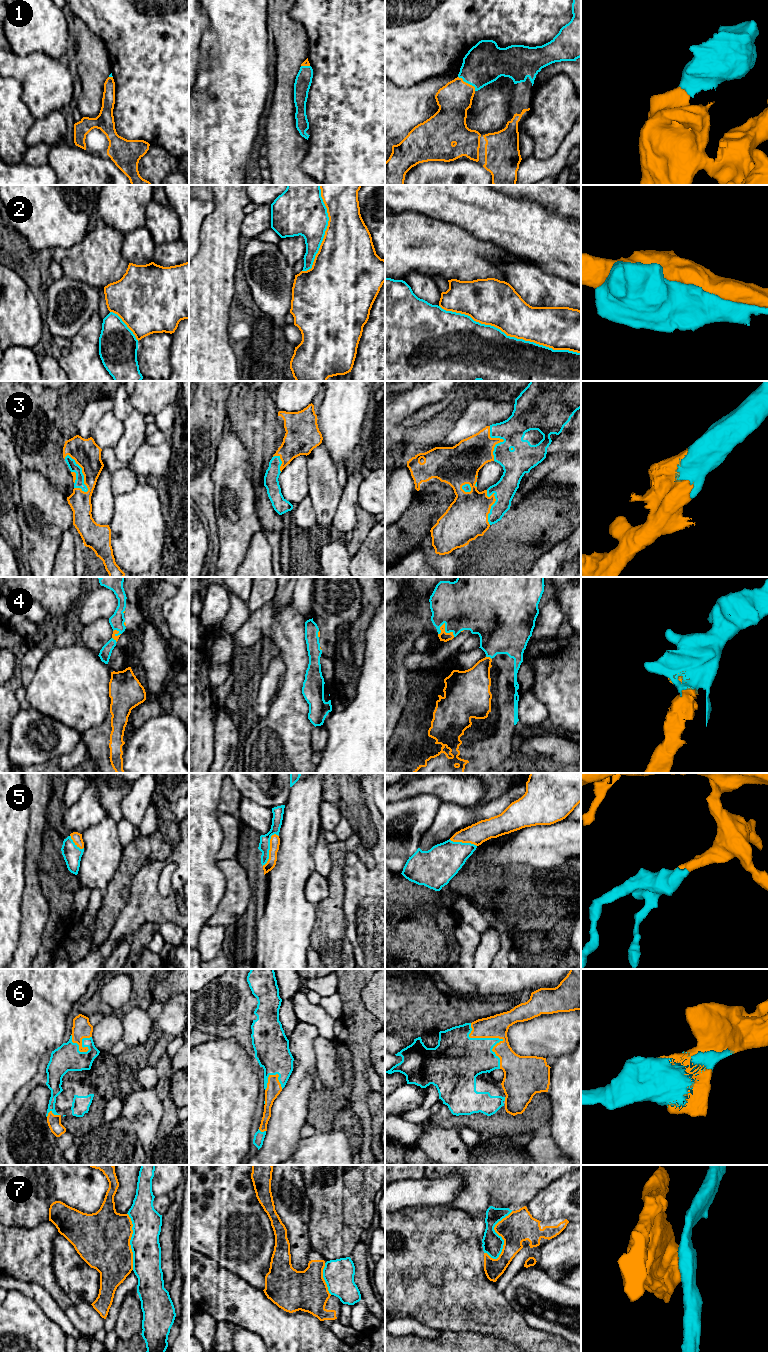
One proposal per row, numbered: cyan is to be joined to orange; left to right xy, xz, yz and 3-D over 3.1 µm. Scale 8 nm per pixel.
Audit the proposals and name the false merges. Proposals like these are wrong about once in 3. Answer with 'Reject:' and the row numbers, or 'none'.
Reject: 2, 7

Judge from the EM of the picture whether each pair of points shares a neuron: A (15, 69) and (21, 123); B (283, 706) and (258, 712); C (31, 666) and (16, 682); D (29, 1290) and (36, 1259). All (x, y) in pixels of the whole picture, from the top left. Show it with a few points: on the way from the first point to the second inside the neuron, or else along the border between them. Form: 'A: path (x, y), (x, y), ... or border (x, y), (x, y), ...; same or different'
A: border (10, 77), (20, 83), (24, 102); different
B: border (279, 688), (269, 711), (264, 716), (257, 718); different
C: border (25, 654), (20, 665), (21, 686); different
D: border (10, 1275), (23, 1281), (37, 1283), (51, 1295); different

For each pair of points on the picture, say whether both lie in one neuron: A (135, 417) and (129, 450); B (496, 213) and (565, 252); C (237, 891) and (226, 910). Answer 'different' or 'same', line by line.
A: same
B: same
C: same

